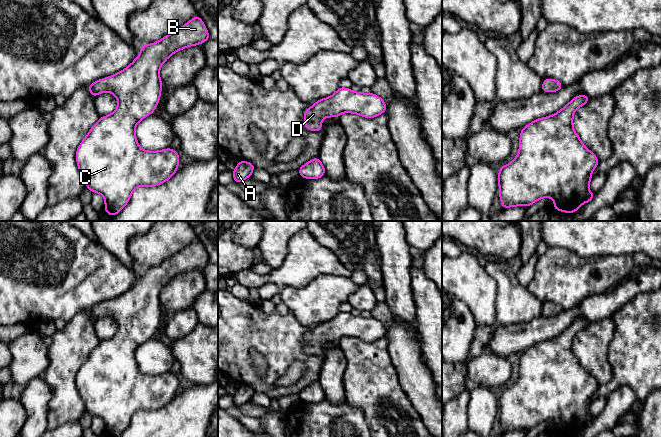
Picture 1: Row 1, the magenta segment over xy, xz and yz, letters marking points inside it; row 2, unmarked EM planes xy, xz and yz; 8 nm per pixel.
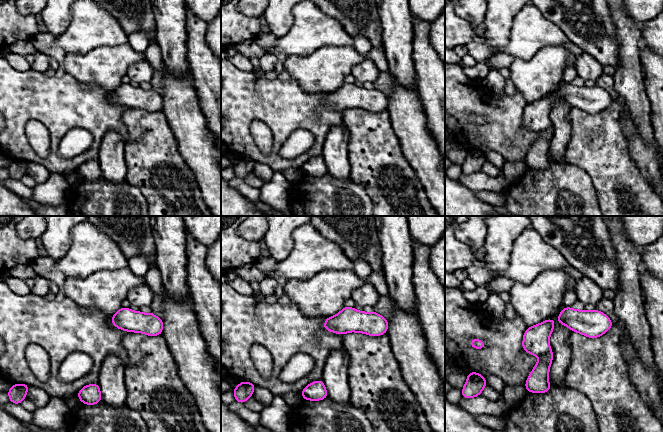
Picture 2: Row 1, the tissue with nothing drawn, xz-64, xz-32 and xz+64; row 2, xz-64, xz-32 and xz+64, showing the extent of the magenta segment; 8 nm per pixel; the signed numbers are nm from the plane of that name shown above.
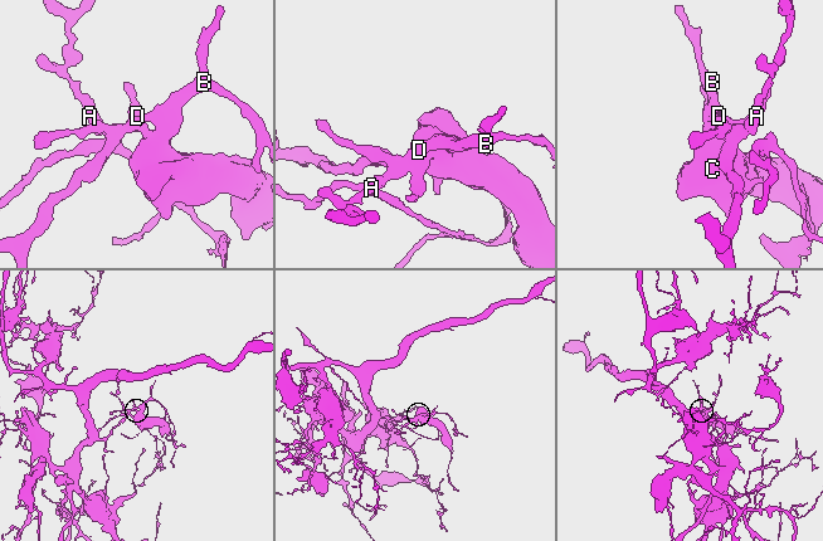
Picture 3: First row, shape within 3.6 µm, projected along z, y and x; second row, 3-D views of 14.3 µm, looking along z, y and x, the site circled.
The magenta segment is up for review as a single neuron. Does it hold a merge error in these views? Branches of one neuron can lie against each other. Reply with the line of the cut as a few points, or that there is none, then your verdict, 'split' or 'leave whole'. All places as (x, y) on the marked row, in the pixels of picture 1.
no cut; leave whole

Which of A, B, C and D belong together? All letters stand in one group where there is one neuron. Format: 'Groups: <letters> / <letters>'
Groups: A B C D

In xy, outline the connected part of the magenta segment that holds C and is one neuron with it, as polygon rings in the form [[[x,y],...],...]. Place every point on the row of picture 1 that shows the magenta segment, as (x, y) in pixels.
[[[196,16],[158,42],[143,45],[138,57],[122,71],[87,86],[93,97],[108,92],[118,100],[115,111],[100,117],[76,151],[86,187],[104,197],[109,215],[118,214],[136,188],[158,186],[179,169],[178,152],[141,149],[135,128],[157,107],[162,64],[177,51],[208,39],[204,22]]]

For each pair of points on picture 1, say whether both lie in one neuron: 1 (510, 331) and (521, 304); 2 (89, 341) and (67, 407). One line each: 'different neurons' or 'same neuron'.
1: different neurons
2: same neuron

